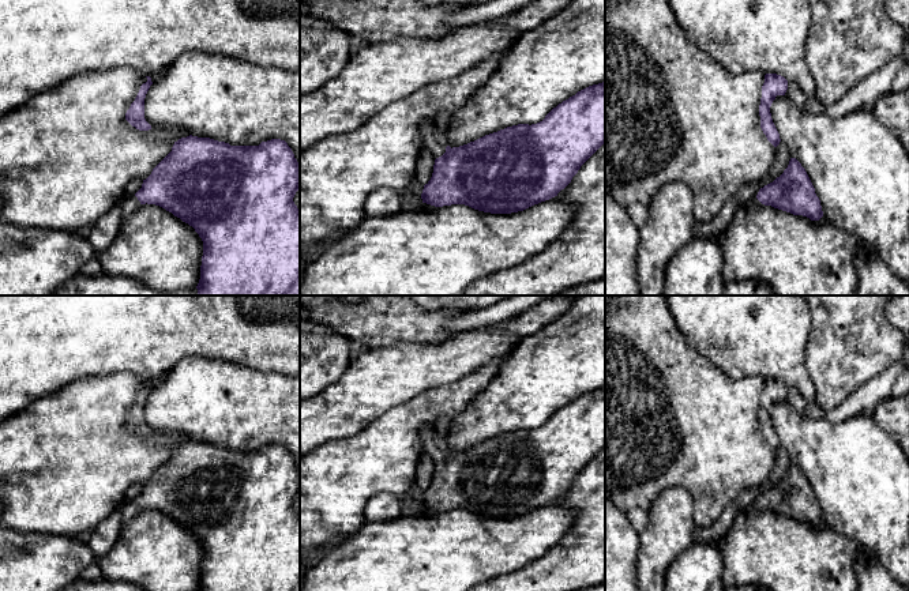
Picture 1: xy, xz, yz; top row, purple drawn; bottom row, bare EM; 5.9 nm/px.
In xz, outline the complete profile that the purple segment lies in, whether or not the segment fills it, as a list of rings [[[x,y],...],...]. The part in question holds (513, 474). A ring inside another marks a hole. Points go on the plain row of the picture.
[[[605,385],[553,413],[537,429],[518,429],[450,452],[433,425],[421,429],[422,447],[435,462],[422,508],[465,509],[511,519],[549,505],[605,449]]]

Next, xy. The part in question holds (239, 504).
[[[187,441],[143,485],[135,500],[120,507],[121,523],[142,509],[155,509],[195,534],[203,546],[198,591],[300,591],[300,515],[293,507],[300,494],[300,470],[285,445],[259,451],[230,451],[210,443]]]

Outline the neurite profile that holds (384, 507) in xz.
[[[382,493],[372,497],[365,505],[365,522],[388,522],[401,516],[399,497]]]

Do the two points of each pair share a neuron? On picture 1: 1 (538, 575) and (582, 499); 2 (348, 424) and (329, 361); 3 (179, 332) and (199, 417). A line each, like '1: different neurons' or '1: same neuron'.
1: same neuron
2: different neurons
3: different neurons

